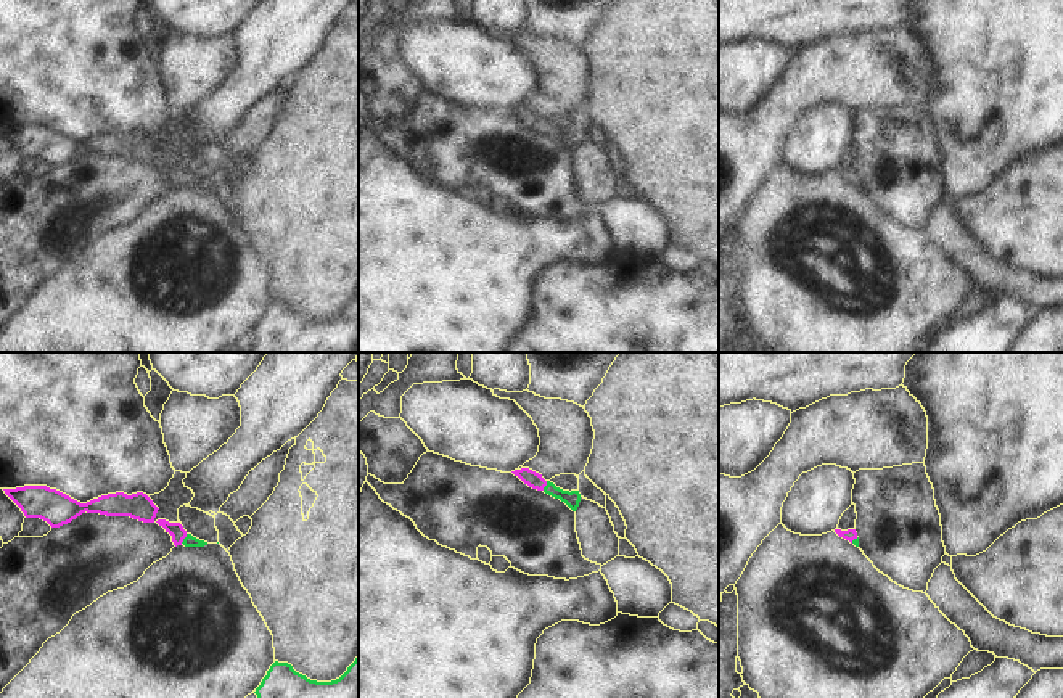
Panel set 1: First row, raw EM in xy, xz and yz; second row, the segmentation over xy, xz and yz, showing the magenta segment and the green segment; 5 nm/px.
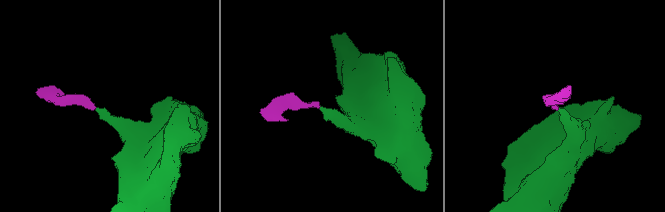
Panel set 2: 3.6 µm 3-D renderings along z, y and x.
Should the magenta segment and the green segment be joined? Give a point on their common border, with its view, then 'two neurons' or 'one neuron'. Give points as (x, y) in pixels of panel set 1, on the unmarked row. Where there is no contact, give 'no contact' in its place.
meets magenta in xy at (184, 177); one neuron

